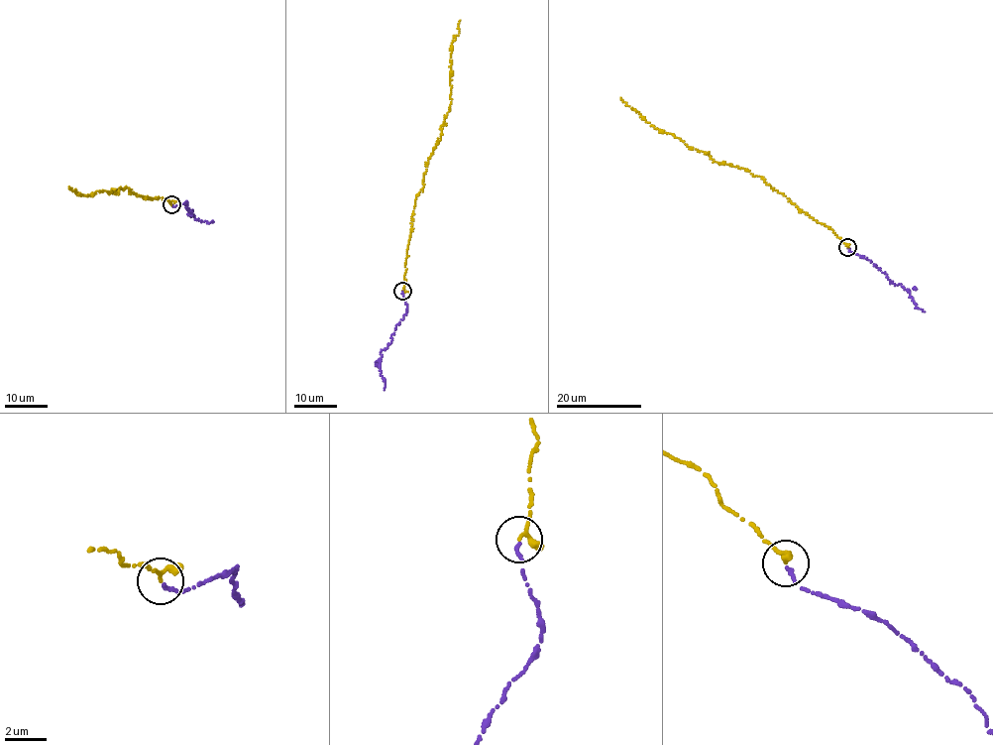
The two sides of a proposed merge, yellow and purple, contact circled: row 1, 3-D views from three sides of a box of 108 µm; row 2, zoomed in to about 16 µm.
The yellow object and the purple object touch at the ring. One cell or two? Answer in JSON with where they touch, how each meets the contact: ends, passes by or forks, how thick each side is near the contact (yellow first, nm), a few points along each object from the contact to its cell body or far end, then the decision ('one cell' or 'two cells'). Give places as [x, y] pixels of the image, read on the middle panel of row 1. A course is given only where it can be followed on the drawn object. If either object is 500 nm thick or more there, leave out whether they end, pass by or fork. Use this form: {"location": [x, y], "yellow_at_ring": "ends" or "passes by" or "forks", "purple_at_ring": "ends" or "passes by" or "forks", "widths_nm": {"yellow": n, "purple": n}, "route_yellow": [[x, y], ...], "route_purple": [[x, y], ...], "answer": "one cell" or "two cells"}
{"location": [402, 291], "yellow_at_ring": "passes by", "purple_at_ring": "ends", "widths_nm": {"yellow": 150, "purple": 200}, "route_yellow": [[402, 291], [415, 197], [423, 189], [429, 158], [441, 136], [451, 100], [451, 52], [459, 34], [459, 20]], "route_purple": [[403, 291], [407, 311], [381, 353], [379, 364], [385, 389]], "answer": "one cell"}

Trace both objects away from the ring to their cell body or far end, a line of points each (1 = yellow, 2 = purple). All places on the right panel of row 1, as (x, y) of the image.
1: (848, 247), (832, 229), (801, 212), (760, 176), (715, 163), (708, 155), (656, 129), (620, 98)
2: (847, 248), (885, 274), (889, 281), (902, 286), (917, 309), (924, 311)

